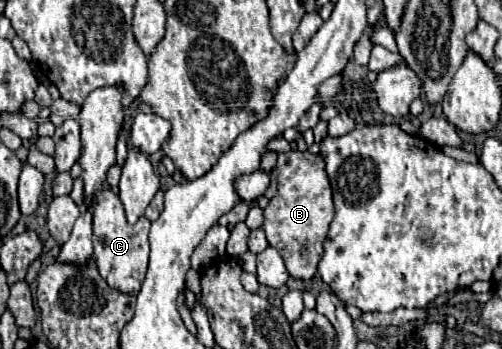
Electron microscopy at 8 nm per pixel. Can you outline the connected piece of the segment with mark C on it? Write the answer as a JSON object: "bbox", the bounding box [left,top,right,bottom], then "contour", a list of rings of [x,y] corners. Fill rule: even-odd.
{"bbox":[93,183,149,295],"contour":[[[105,183],[97,195],[97,203],[93,207],[93,257],[101,277],[107,281],[111,289],[117,289],[125,295],[137,295],[147,271],[149,259],[149,221],[141,217],[135,225],[129,225],[125,219],[121,199],[111,193]]]}

